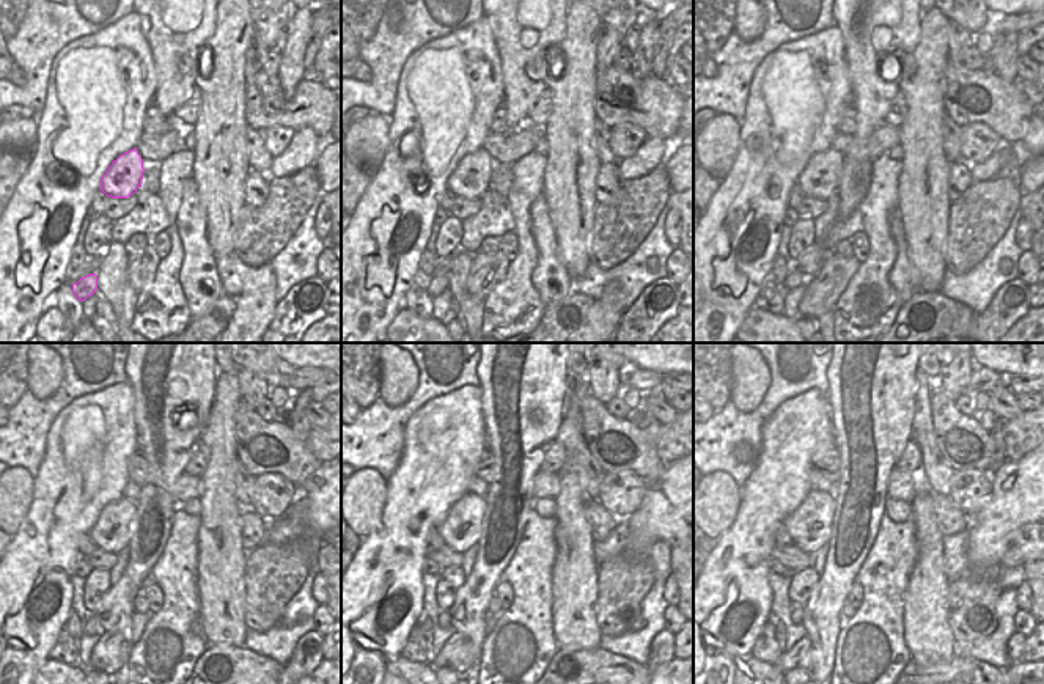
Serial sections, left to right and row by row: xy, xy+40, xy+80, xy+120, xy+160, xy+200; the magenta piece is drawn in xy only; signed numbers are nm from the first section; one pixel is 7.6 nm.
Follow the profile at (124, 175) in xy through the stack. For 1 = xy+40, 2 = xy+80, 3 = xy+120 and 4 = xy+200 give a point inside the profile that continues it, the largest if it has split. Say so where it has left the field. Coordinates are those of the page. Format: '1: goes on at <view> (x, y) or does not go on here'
1: goes on at xy+40 (470, 180)
2: goes on at xy+80 (819, 178)
3: goes on at xy+120 (112, 532)
4: goes on at xy+200 (808, 525)

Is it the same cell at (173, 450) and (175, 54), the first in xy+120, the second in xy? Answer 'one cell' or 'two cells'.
one cell

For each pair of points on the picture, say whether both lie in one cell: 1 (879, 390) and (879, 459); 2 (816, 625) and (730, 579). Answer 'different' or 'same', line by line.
1: same
2: different

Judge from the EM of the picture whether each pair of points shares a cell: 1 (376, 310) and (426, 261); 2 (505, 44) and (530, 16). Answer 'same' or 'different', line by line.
1: different
2: same

